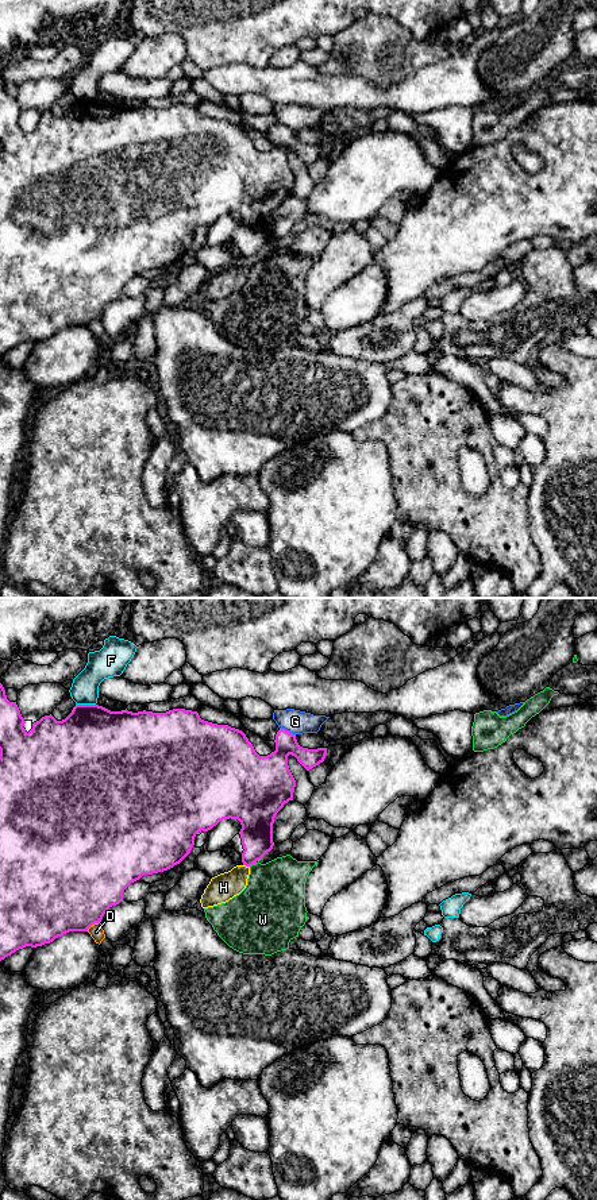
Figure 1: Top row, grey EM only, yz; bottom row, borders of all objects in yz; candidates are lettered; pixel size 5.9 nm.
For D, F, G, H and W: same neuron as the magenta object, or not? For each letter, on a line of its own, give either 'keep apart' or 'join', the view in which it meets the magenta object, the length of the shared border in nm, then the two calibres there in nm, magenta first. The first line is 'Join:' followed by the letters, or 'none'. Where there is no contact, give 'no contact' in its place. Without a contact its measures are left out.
Join: none
D: keep apart; contact in yz; length 100 nm; calibres 500 and 90 nm
F: keep apart; contact in yz; length 120 nm; calibres 460 and 170 nm
G: keep apart; contact in yz; length 100 nm; calibres 190 and 140 nm
H: keep apart; contact in yz; length 40 nm; calibres 190 and 160 nm
W: keep apart; contact in yz; length 90 nm; calibres 200 and 360 nm

